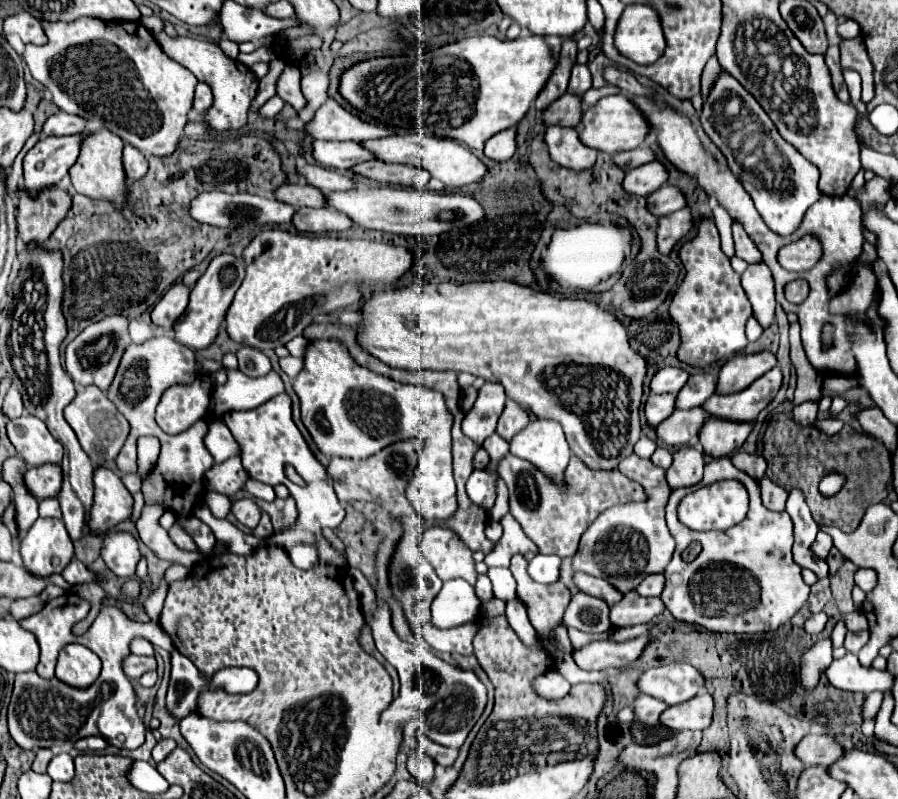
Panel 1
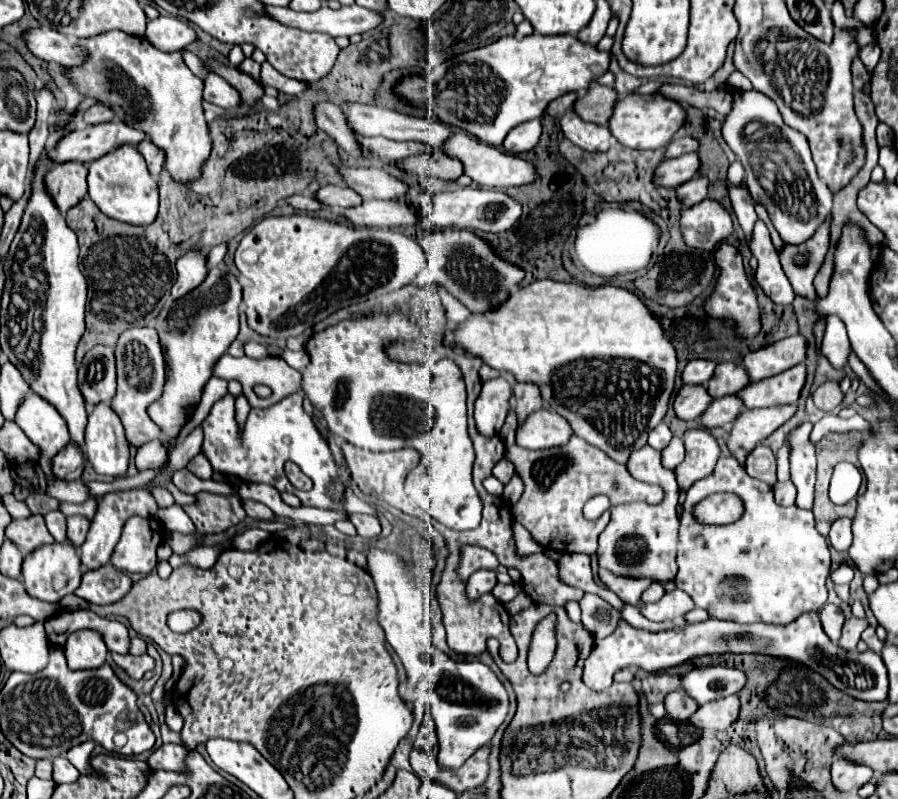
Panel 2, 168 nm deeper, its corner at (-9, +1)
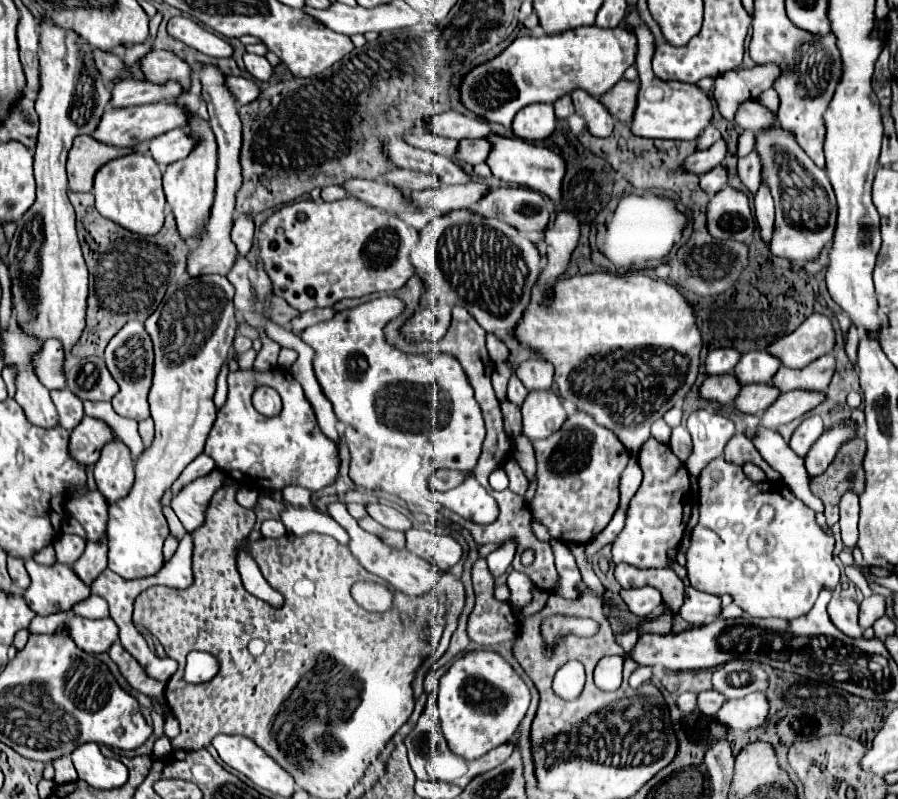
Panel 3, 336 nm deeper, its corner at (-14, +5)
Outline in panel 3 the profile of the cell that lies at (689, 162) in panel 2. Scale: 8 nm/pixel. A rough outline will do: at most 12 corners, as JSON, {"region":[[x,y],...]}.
{"region":[[718,140],[708,150],[698,150],[682,168],[700,174],[718,166],[726,156],[726,142]]}

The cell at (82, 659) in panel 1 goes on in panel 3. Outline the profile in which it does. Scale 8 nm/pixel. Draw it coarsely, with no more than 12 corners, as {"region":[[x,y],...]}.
{"region":[[112,618],[68,620],[76,646],[88,654],[108,652],[118,640]]}

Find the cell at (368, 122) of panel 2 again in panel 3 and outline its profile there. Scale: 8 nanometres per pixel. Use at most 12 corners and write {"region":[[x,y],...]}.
{"region":[[442,112],[424,128],[446,138],[484,138],[490,126],[482,118]]}

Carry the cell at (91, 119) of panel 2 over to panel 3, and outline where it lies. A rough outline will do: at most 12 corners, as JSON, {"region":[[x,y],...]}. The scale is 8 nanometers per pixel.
{"region":[[144,80],[114,84],[114,108],[170,100],[180,94],[174,82],[156,86]]}

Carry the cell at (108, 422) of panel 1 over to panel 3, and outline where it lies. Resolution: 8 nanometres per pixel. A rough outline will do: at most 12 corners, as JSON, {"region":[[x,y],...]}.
{"region":[[120,438],[102,448],[94,478],[110,504],[134,484],[130,448]]}

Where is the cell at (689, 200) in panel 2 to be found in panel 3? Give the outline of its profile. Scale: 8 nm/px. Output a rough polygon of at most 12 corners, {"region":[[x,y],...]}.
{"region":[[722,166],[700,176],[700,188],[714,196],[726,186]]}

